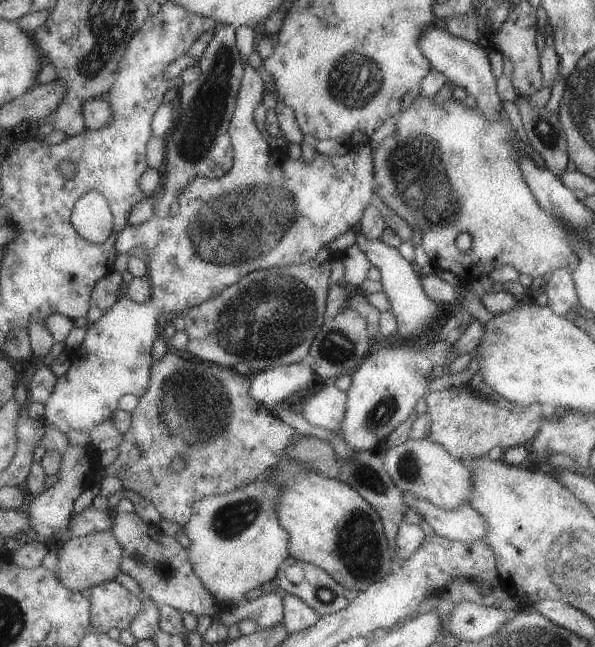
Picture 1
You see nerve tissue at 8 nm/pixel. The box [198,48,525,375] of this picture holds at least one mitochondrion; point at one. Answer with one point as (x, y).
(417, 174)

